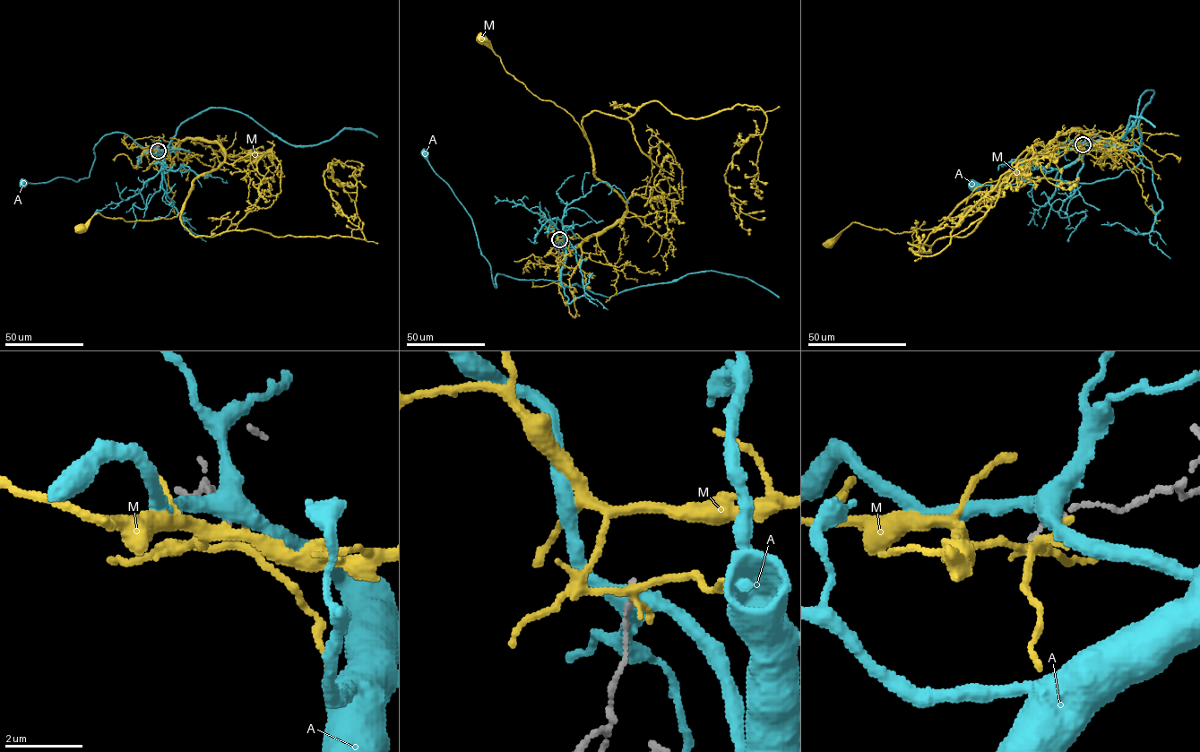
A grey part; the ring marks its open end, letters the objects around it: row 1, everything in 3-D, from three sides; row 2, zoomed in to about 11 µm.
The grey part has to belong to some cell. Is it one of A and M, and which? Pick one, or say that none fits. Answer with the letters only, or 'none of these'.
none of these

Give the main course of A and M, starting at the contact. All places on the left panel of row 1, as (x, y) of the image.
A: (158, 150), (163, 151), (154, 154), (125, 134), (113, 133), (94, 148), (88, 177), (22, 184)
M: (158, 151), (203, 139), (225, 154), (218, 167), (193, 181), (176, 216), (125, 221), (97, 212), (82, 229)

